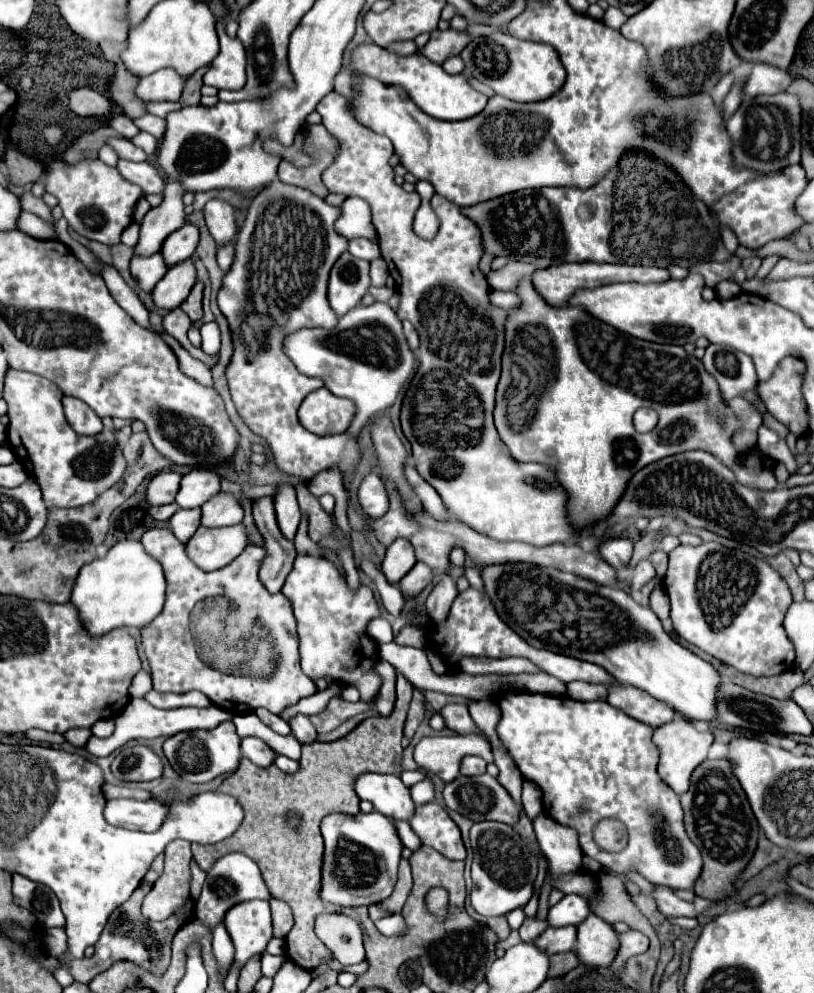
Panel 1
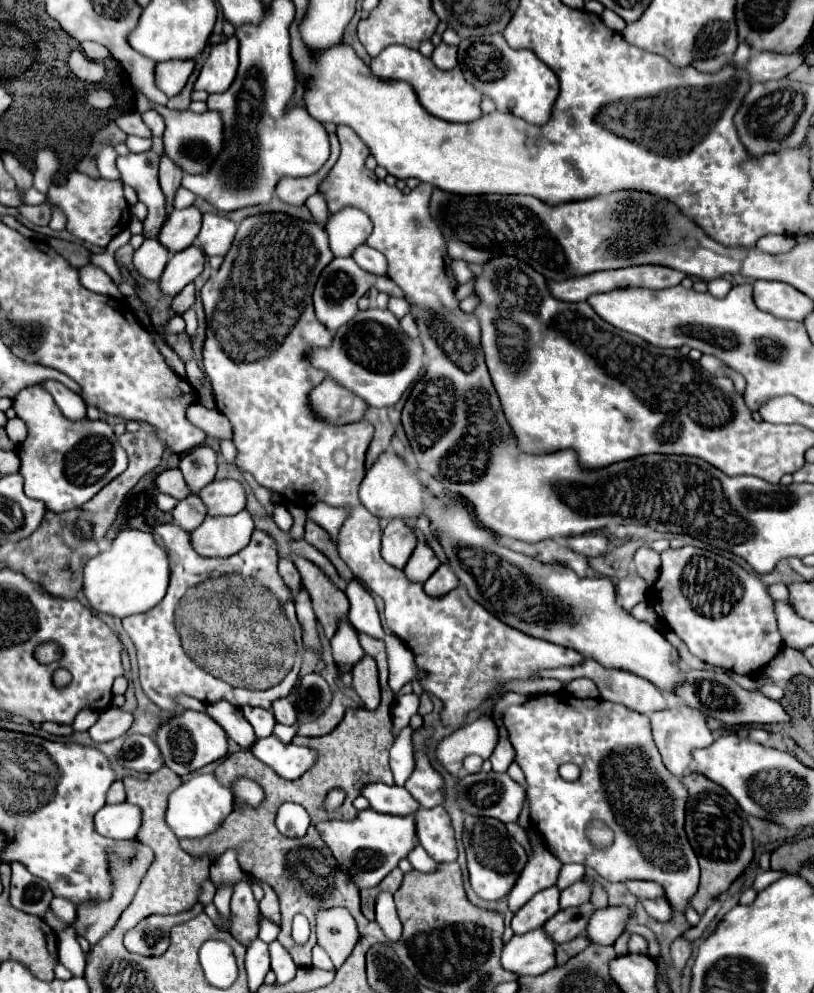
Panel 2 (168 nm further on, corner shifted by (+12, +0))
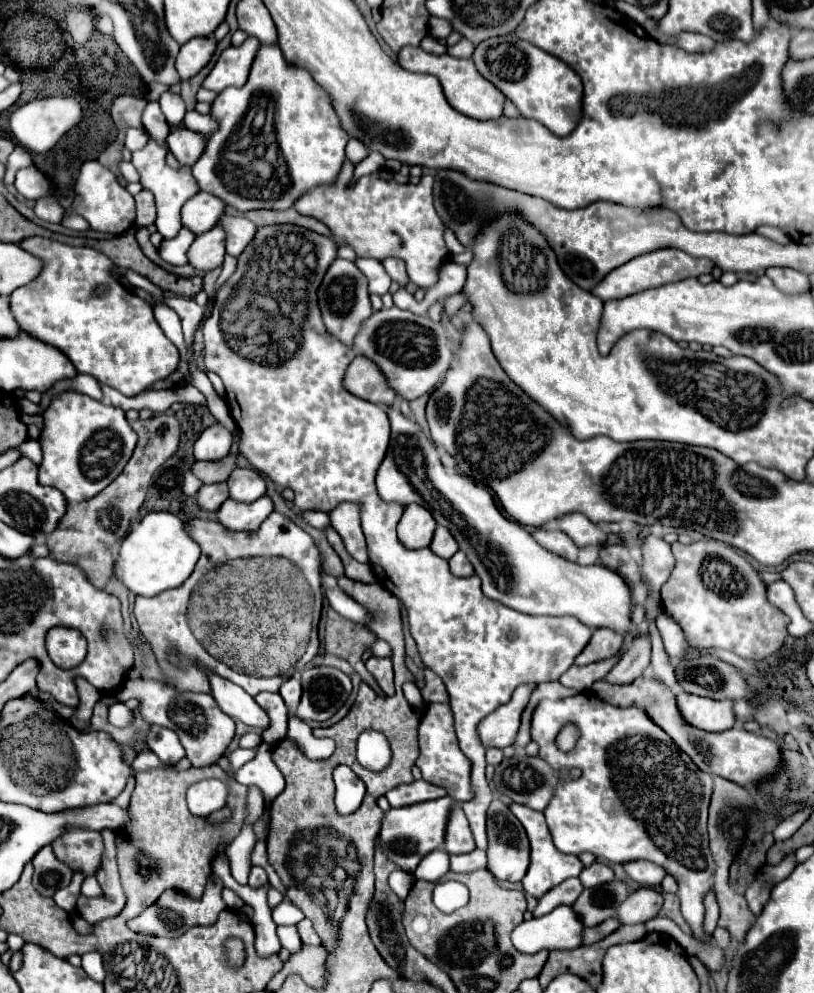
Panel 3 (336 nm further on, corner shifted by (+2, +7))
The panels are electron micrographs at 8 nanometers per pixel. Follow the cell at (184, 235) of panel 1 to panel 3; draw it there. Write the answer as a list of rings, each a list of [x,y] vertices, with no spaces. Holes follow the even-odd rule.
[[[200,191],[182,207],[182,227],[200,235],[204,231],[210,231],[218,223],[222,213],[224,203],[218,197]]]

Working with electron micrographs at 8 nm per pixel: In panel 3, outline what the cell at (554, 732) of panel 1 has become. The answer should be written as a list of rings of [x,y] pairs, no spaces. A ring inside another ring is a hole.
[[[584,691],[574,697],[558,699],[558,701],[540,701],[532,713],[530,725],[532,741],[538,743],[538,755],[546,761],[556,773],[568,771],[572,767],[580,767],[582,775],[578,779],[562,779],[558,789],[554,789],[554,797],[550,805],[544,809],[546,823],[550,827],[554,845],[562,853],[580,855],[594,853],[596,857],[604,857],[610,865],[626,861],[654,861],[662,865],[662,869],[672,875],[678,883],[678,897],[682,901],[682,915],[692,927],[692,933],[698,941],[710,941],[702,931],[704,919],[704,897],[712,889],[712,873],[714,859],[708,849],[708,803],[712,795],[712,777],[700,771],[692,759],[680,751],[680,747],[662,731],[642,707],[616,707],[602,699],[596,693]],[[566,725],[576,725],[578,741],[572,751],[560,751],[556,747],[558,731]]]

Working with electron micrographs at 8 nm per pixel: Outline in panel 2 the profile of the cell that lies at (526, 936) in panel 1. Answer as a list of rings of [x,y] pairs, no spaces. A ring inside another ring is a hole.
[[[556,886],[538,892],[522,910],[512,918],[514,934],[524,934],[534,928],[540,928],[560,910],[560,890]]]

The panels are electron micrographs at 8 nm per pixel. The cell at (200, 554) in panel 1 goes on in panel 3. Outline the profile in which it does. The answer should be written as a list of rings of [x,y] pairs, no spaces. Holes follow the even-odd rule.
[[[260,497],[254,503],[238,503],[228,499],[220,509],[218,509],[218,517],[216,521],[230,529],[230,531],[246,531],[246,533],[256,533],[258,527],[262,525],[262,521],[274,511],[270,497]]]

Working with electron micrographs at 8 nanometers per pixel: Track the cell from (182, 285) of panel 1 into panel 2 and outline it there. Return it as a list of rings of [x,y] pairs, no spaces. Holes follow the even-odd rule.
[[[192,244],[186,250],[172,254],[160,276],[160,288],[166,294],[176,296],[186,284],[194,282],[204,270],[204,252],[200,246]]]

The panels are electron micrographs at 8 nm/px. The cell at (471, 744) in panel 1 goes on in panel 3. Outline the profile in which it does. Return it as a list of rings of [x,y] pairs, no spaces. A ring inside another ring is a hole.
[[[520,685],[514,693],[512,699],[504,705],[500,705],[494,713],[484,717],[478,725],[478,737],[482,745],[488,747],[498,747],[504,749],[512,745],[518,727],[520,727],[520,713],[528,703],[528,697],[536,685]]]

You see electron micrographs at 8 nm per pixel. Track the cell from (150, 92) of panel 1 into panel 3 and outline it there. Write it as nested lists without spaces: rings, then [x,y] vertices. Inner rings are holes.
[[[198,37],[190,39],[186,45],[180,47],[180,53],[176,57],[176,71],[180,79],[190,79],[194,77],[202,67],[208,65],[216,49],[216,41],[208,37]]]

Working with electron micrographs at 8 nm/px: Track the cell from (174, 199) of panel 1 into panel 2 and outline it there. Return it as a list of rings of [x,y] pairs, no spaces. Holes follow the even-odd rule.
[[[162,154],[162,160],[160,160],[160,186],[162,186],[162,190],[166,194],[166,200],[168,200],[168,212],[172,212],[172,198],[174,198],[176,188],[180,186],[182,176],[184,176],[184,170],[174,160],[170,160],[166,154]]]

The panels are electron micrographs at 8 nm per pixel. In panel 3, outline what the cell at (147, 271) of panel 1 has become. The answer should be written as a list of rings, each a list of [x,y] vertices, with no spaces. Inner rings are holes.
[[[180,229],[178,237],[174,239],[164,239],[158,247],[158,253],[160,257],[170,263],[170,265],[186,265],[188,259],[186,259],[186,251],[190,247],[190,243],[196,239],[196,235],[188,229]]]

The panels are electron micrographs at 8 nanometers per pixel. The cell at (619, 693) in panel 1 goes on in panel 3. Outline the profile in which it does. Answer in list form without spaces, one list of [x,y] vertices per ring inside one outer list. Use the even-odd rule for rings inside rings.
[[[596,629],[586,649],[574,659],[574,665],[590,665],[596,661],[616,657],[622,649],[622,643],[624,643],[624,637],[620,633],[610,629]]]

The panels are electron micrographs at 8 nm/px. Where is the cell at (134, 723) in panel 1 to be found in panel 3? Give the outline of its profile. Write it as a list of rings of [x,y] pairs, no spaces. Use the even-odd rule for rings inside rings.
[[[114,703],[108,711],[108,721],[114,725],[114,727],[128,727],[134,723],[134,711],[126,705],[126,703]]]

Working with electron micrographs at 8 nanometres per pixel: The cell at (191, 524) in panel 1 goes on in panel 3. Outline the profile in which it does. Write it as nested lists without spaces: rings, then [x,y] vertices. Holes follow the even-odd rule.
[[[212,483],[212,485],[202,485],[202,489],[196,493],[198,507],[204,511],[218,511],[220,505],[228,499],[228,487],[226,483]]]

